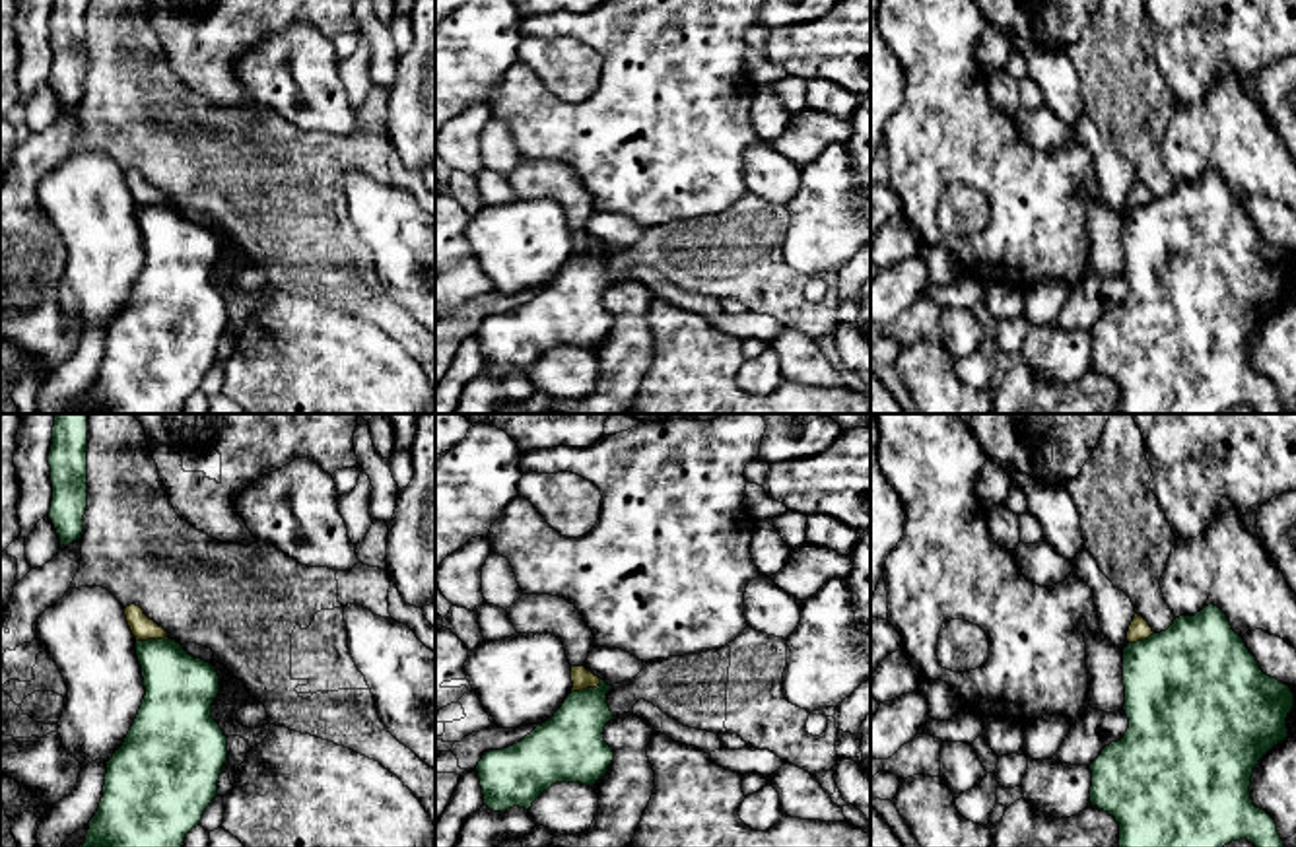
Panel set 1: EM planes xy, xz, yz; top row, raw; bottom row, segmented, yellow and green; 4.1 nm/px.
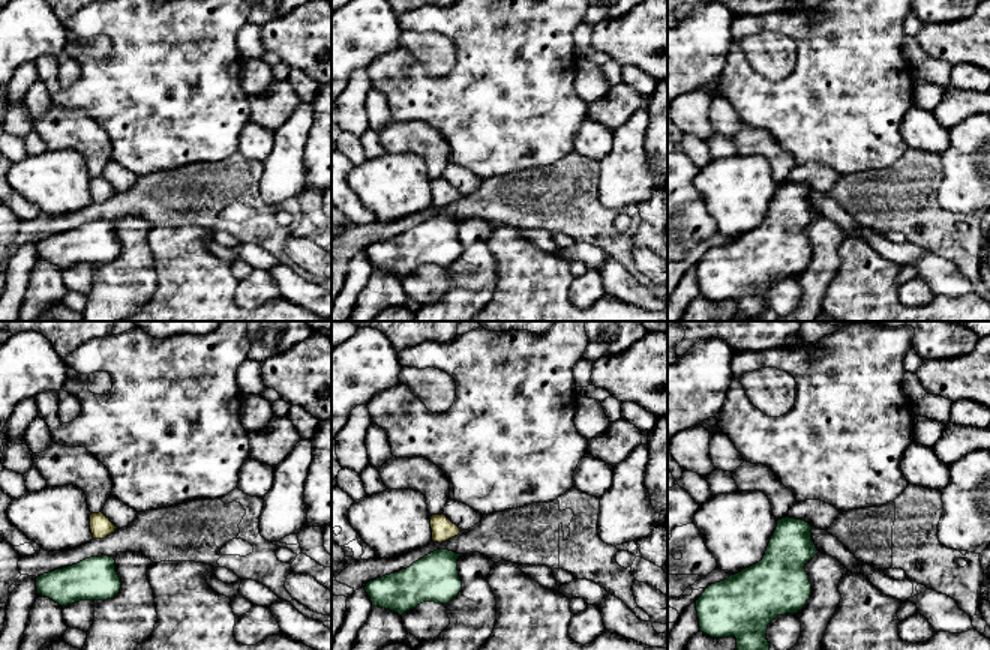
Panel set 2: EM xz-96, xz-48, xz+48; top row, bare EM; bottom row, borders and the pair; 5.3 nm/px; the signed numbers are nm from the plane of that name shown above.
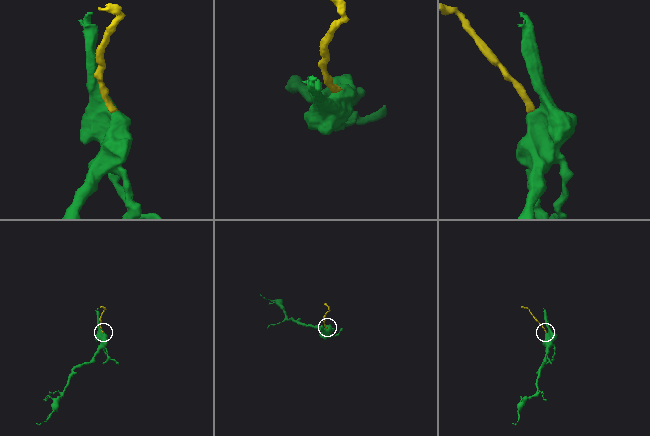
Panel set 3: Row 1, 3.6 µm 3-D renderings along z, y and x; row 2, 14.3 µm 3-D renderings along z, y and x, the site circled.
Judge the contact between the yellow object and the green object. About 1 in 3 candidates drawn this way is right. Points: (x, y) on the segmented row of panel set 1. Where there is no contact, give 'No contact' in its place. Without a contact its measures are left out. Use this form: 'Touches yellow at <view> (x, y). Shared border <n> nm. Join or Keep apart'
Touches yellow at xz (585, 688). Shared border 140 nm. Keep apart

